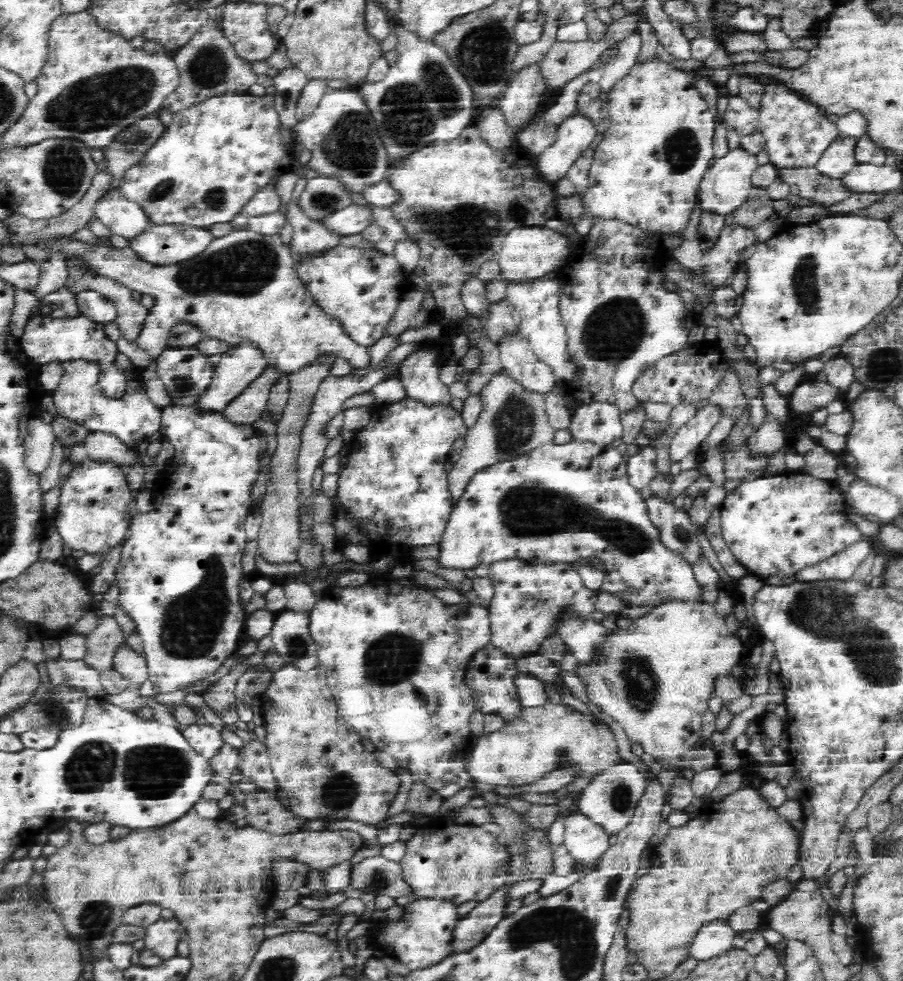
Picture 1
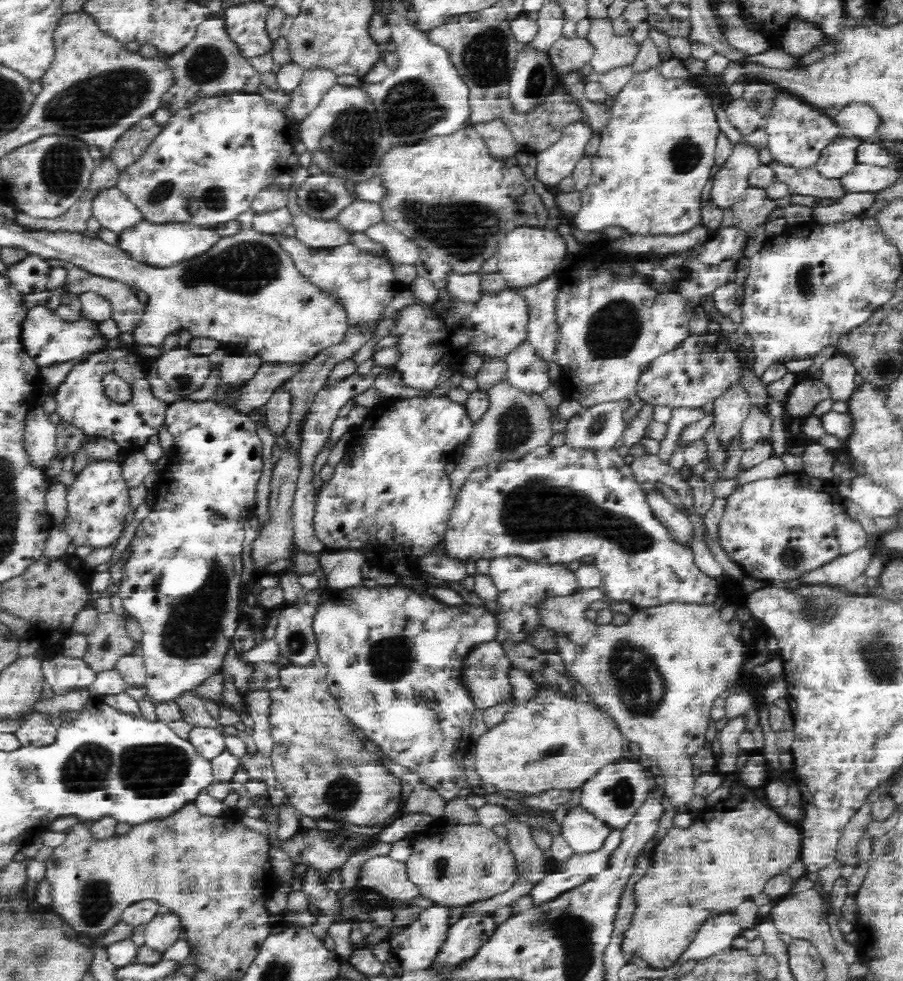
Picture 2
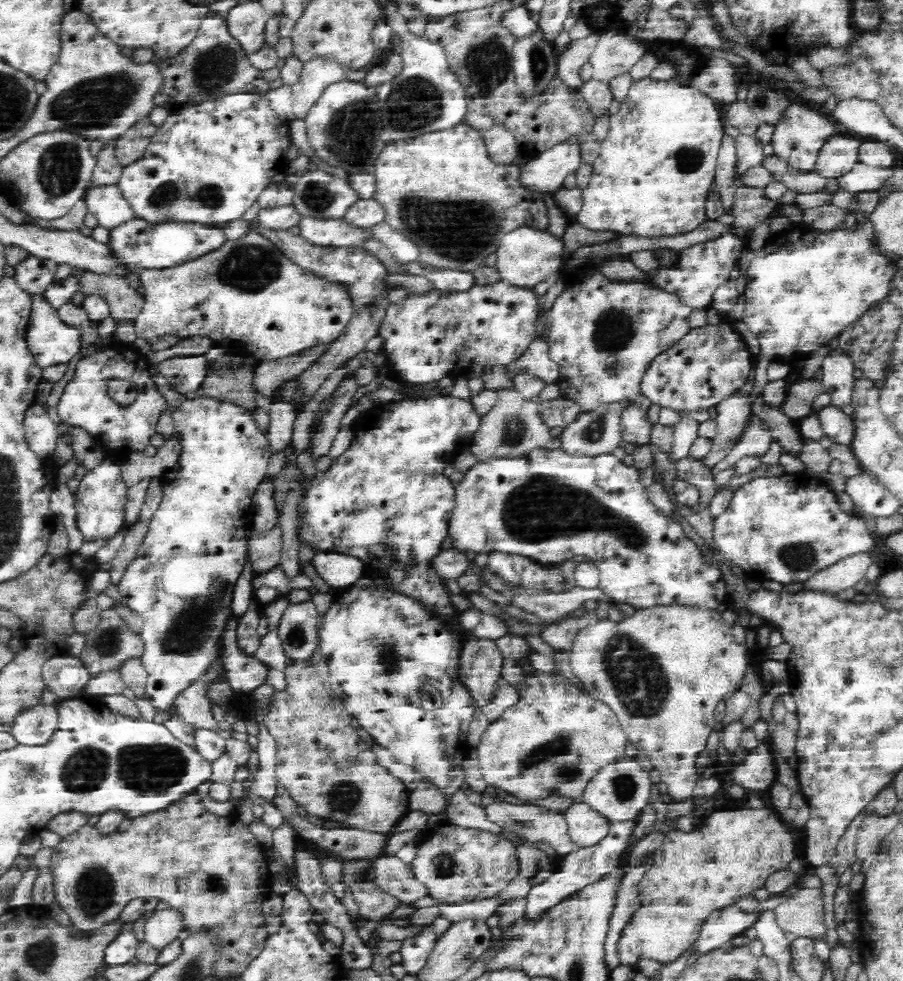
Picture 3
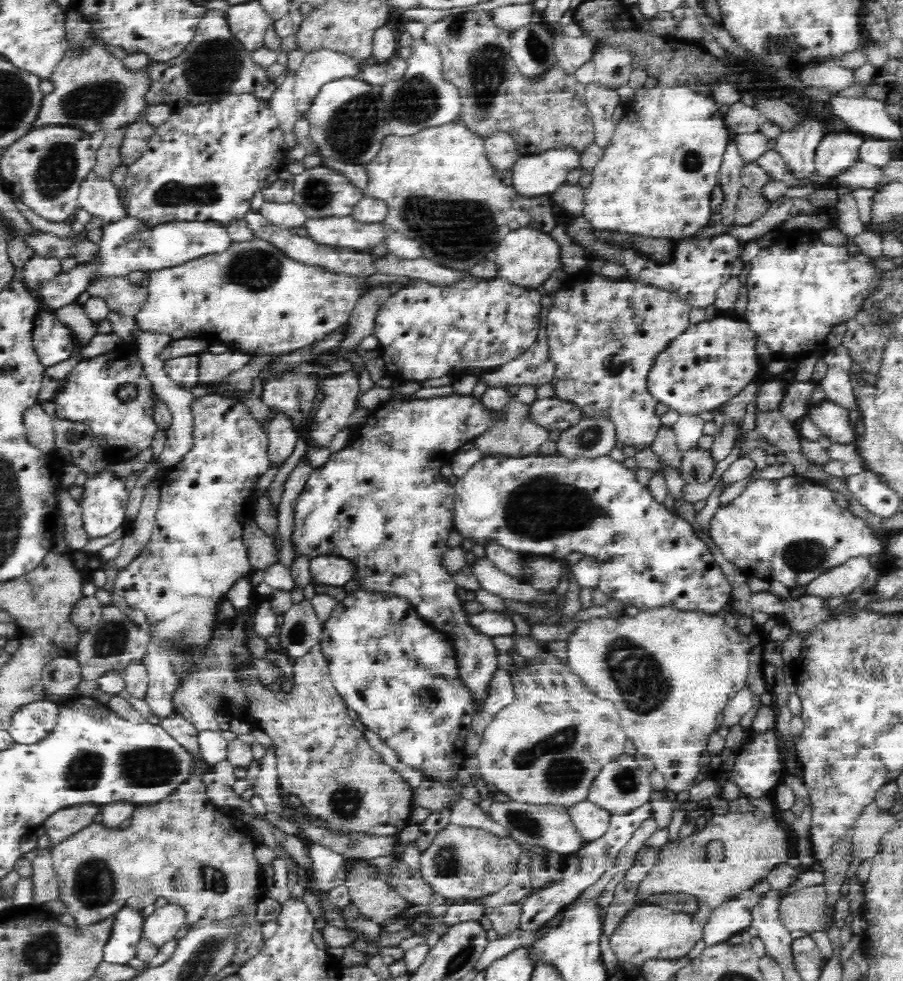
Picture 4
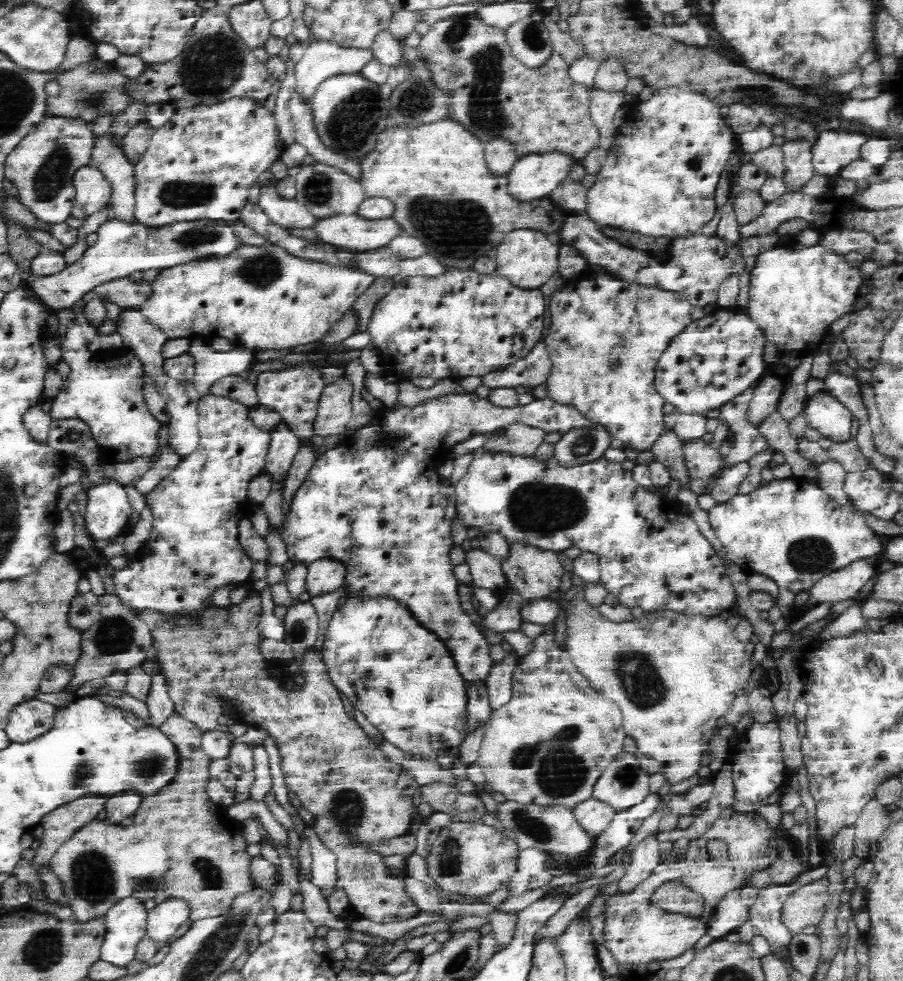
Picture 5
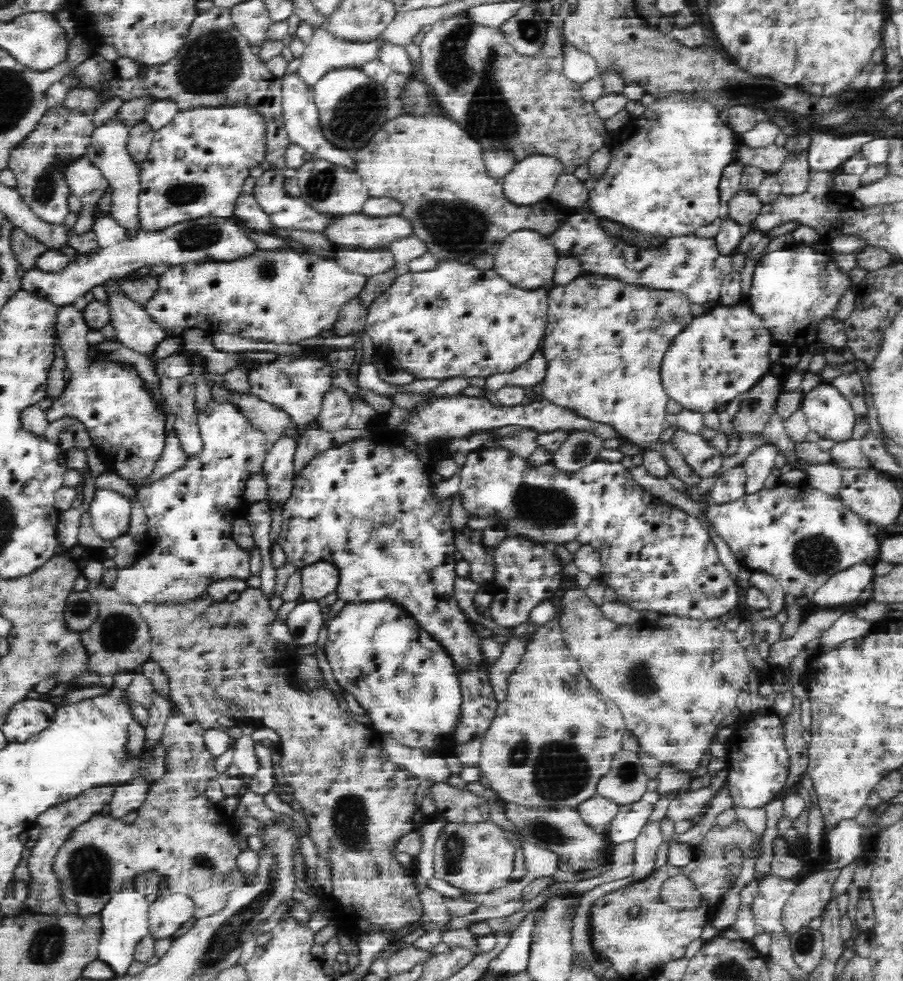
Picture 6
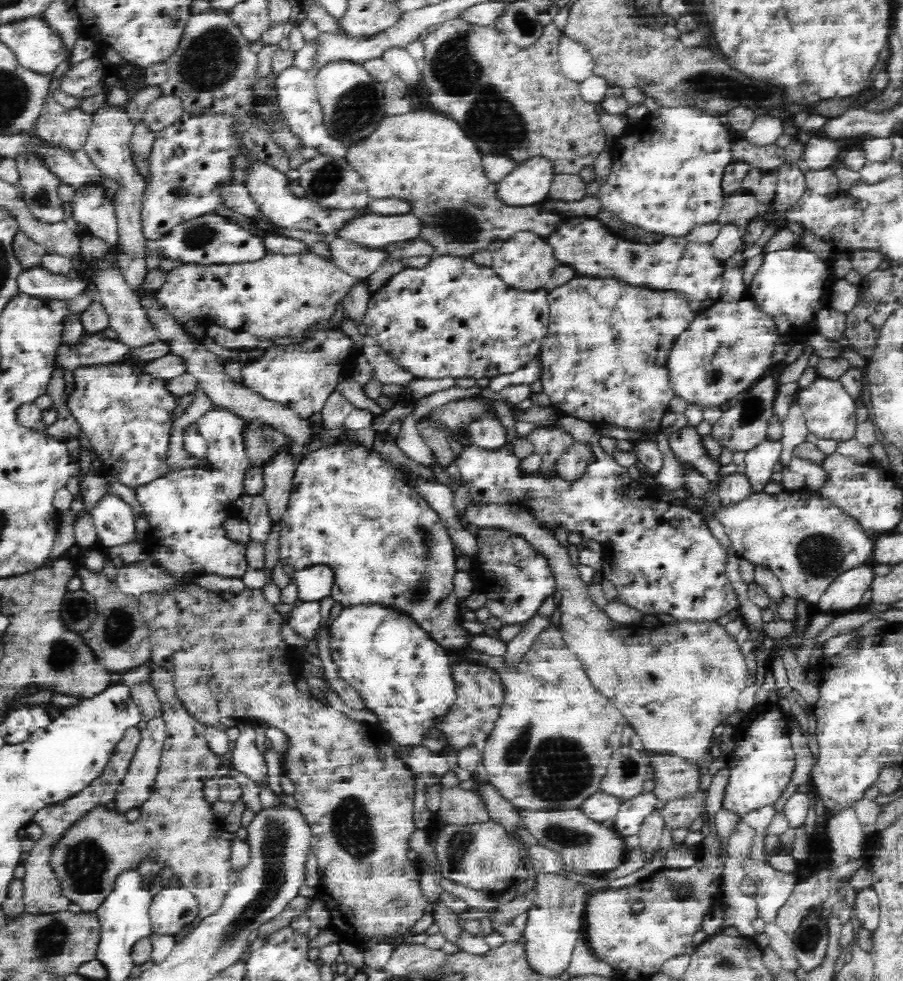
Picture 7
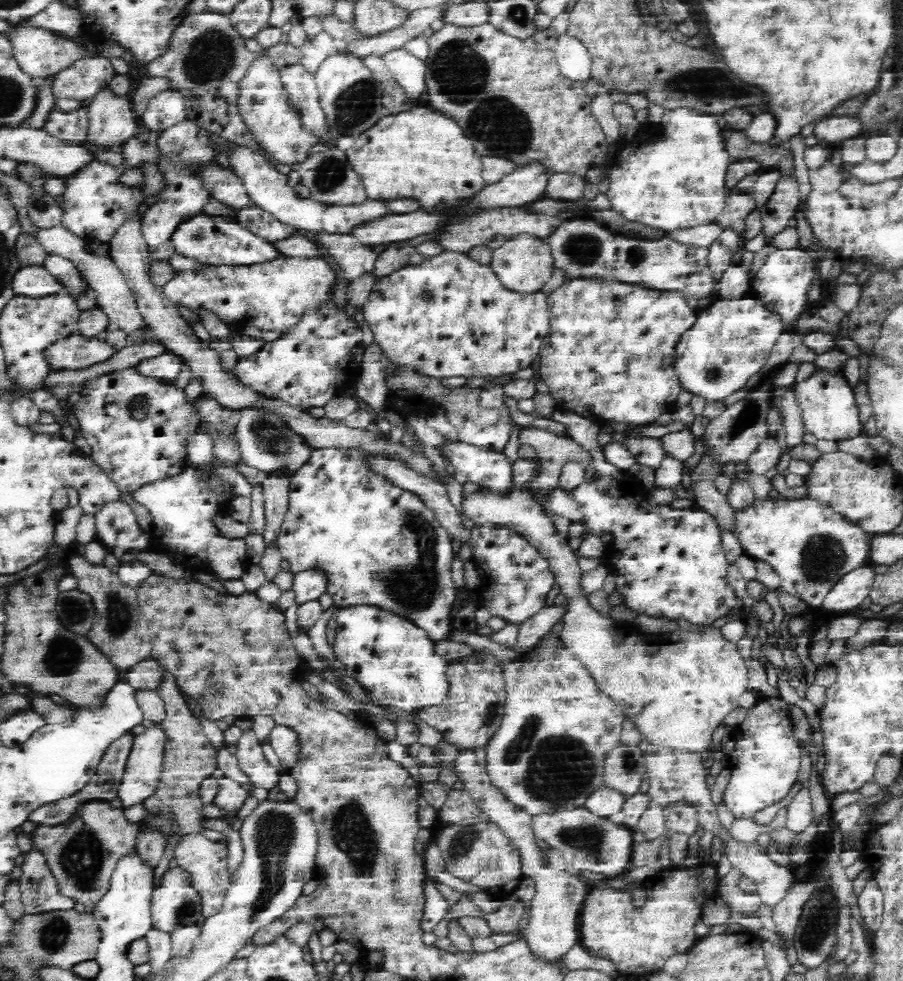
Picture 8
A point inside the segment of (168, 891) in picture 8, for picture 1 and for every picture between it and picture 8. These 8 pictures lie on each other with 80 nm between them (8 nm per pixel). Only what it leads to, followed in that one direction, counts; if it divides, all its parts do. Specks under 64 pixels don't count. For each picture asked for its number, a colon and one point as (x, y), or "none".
1: (162, 937)
2: (163, 930)
3: (163, 926)
4: (161, 926)
5: (164, 919)
6: (168, 912)
7: (172, 909)

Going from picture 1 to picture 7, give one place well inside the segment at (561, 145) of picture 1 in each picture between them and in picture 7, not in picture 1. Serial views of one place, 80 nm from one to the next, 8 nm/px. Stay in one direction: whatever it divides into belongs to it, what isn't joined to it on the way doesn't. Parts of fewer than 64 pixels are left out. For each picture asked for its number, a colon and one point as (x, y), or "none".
2: (553, 165)
3: (544, 172)
4: (543, 174)
5: (535, 176)
6: (532, 179)
7: (529, 183)

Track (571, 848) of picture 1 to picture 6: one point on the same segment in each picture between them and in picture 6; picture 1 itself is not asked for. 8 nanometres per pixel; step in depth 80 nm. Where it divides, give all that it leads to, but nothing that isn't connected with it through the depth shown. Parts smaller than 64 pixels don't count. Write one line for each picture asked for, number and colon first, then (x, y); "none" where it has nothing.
2: (585, 835)
3: (586, 828)
4: (590, 822)
5: (594, 817)
6: (596, 812)

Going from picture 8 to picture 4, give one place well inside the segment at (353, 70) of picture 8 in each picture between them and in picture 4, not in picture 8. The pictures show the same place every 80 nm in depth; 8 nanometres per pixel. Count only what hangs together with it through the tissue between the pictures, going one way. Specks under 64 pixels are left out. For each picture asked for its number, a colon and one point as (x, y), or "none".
4: (346, 120)
5: (349, 111)
6: (351, 107)
7: (352, 102)

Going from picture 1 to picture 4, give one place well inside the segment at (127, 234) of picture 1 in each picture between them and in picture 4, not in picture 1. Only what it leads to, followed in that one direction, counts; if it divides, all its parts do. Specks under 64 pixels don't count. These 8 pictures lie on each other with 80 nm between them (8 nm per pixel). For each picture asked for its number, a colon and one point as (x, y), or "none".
2: (115, 212)
3: (106, 203)
4: (101, 198)

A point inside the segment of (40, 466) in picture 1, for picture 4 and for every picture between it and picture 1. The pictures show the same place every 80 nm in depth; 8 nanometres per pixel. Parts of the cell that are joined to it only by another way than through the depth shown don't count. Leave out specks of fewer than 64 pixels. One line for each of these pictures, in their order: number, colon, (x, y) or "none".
2: (40, 435)
3: (41, 433)
4: (39, 426)

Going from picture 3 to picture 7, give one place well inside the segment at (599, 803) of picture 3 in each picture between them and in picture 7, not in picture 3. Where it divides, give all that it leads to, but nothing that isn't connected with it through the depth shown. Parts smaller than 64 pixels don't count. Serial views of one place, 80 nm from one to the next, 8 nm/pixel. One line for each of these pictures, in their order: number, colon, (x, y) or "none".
4: (621, 786)
5: (623, 784)
6: (625, 782)
7: (626, 773)

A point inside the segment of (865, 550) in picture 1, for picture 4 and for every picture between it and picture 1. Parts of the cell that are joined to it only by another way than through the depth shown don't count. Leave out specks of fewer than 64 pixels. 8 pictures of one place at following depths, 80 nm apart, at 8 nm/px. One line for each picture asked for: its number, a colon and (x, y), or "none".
2: (842, 570)
3: (845, 573)
4: (839, 581)

